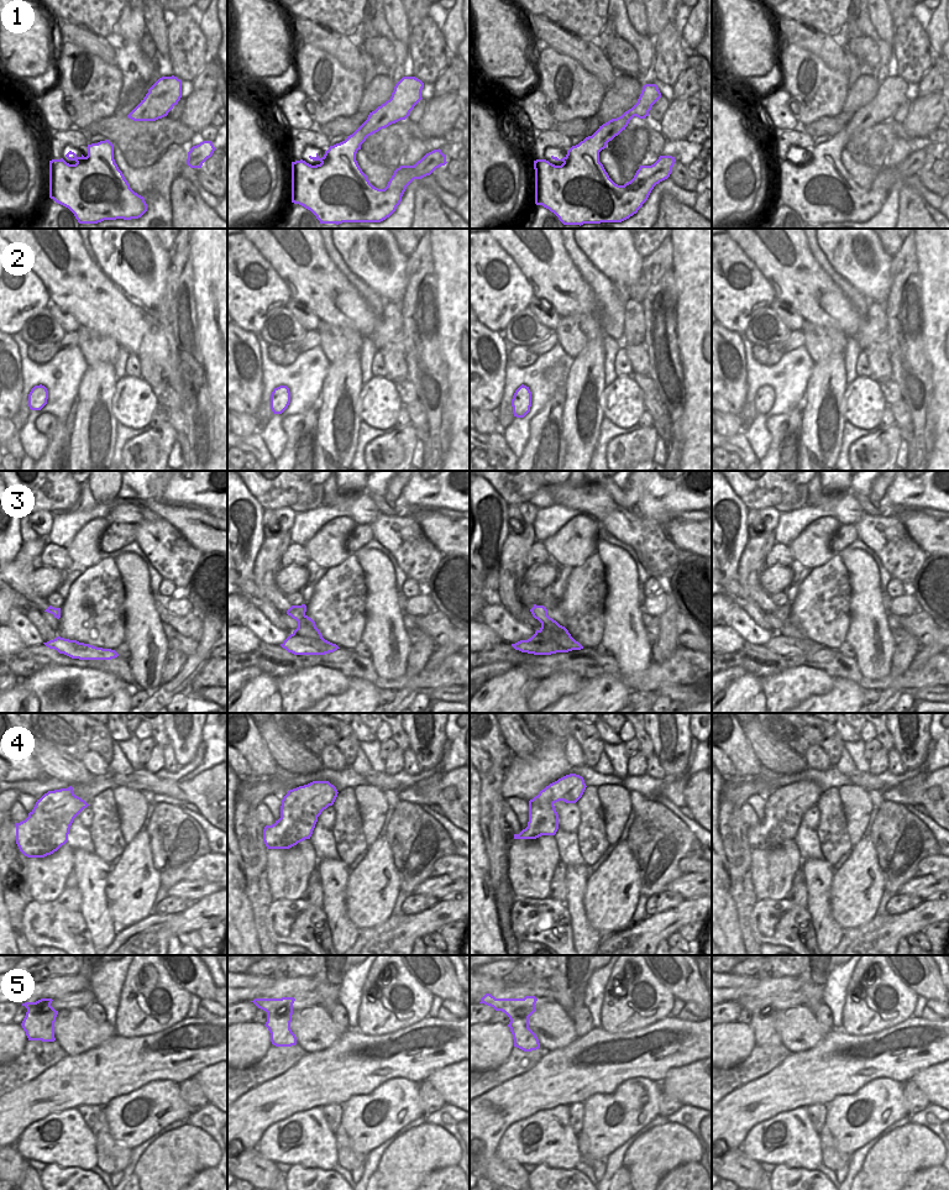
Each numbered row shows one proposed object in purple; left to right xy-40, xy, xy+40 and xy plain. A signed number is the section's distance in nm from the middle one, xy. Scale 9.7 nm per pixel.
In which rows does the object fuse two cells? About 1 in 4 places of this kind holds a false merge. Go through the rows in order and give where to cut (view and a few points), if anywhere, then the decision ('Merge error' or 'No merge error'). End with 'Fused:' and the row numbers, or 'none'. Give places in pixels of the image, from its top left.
1: No split. No merge error
2: No split. No merge error
3: Split along xy (293, 633), (300, 637), (324, 639), (337, 648). Merge error
4: No split. No merge error
5: Split along xy (292, 1011), (286, 1008), (278, 1016), (273, 1010), (267, 1013). Merge error
Fused: 3, 5.

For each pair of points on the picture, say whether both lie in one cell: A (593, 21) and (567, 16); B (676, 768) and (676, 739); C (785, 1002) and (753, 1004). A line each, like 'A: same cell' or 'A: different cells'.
A: same cell
B: same cell
C: same cell

